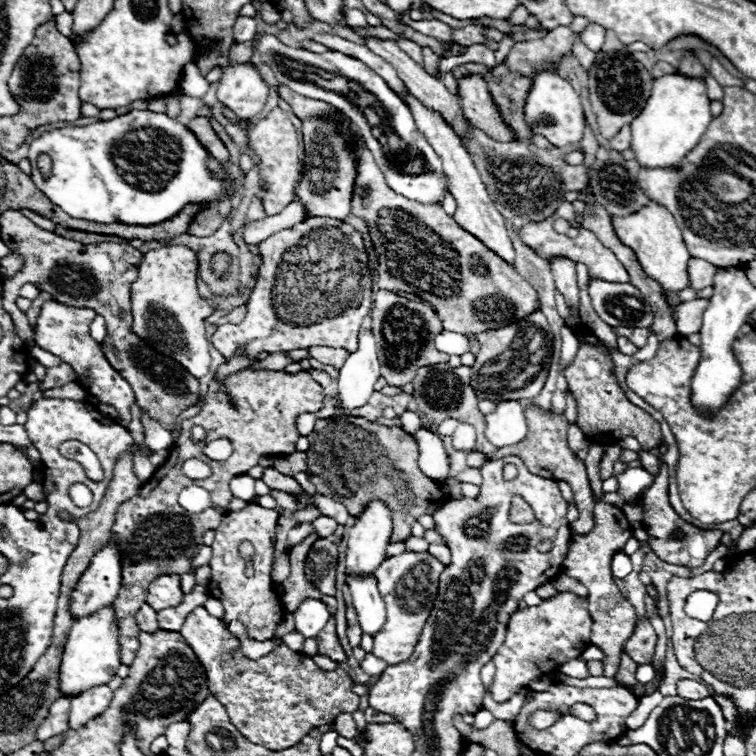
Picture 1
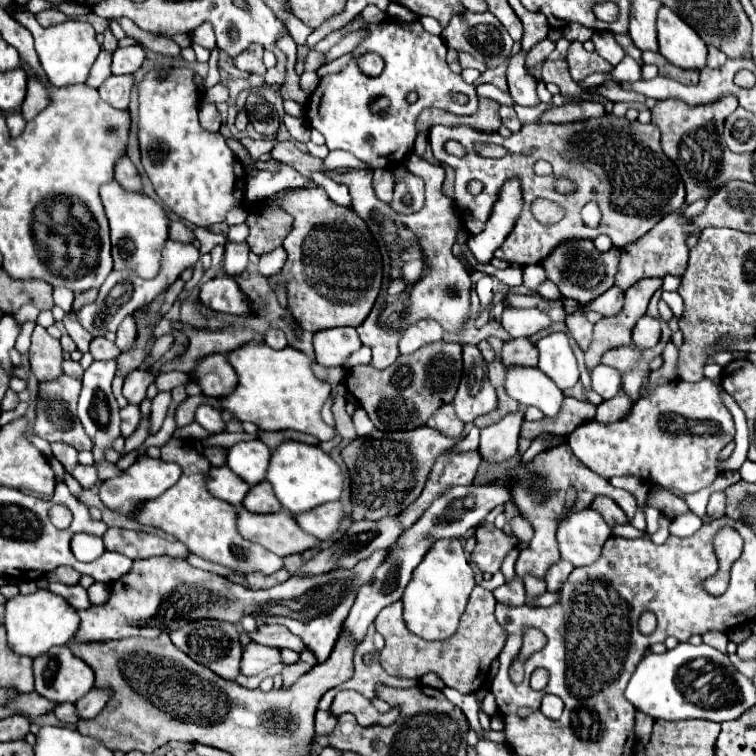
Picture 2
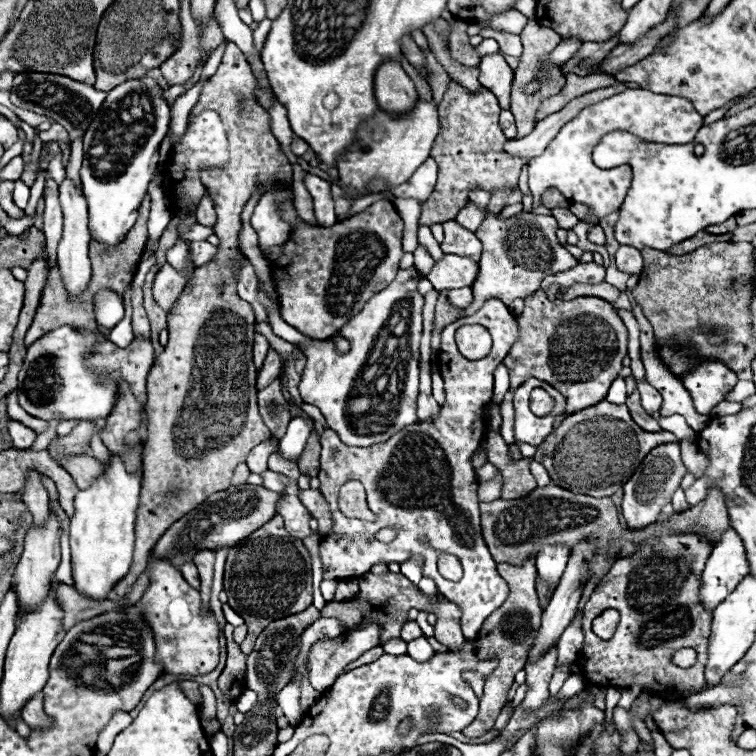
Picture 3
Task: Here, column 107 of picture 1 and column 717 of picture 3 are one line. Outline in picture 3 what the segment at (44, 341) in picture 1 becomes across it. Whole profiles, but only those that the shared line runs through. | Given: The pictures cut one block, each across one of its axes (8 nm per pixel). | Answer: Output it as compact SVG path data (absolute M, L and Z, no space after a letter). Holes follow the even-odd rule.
M702 360L688 372L684 372L684 386L692 394L698 414L708 416L710 410L724 400L724 396L738 382L736 372L732 372L720 360Z

